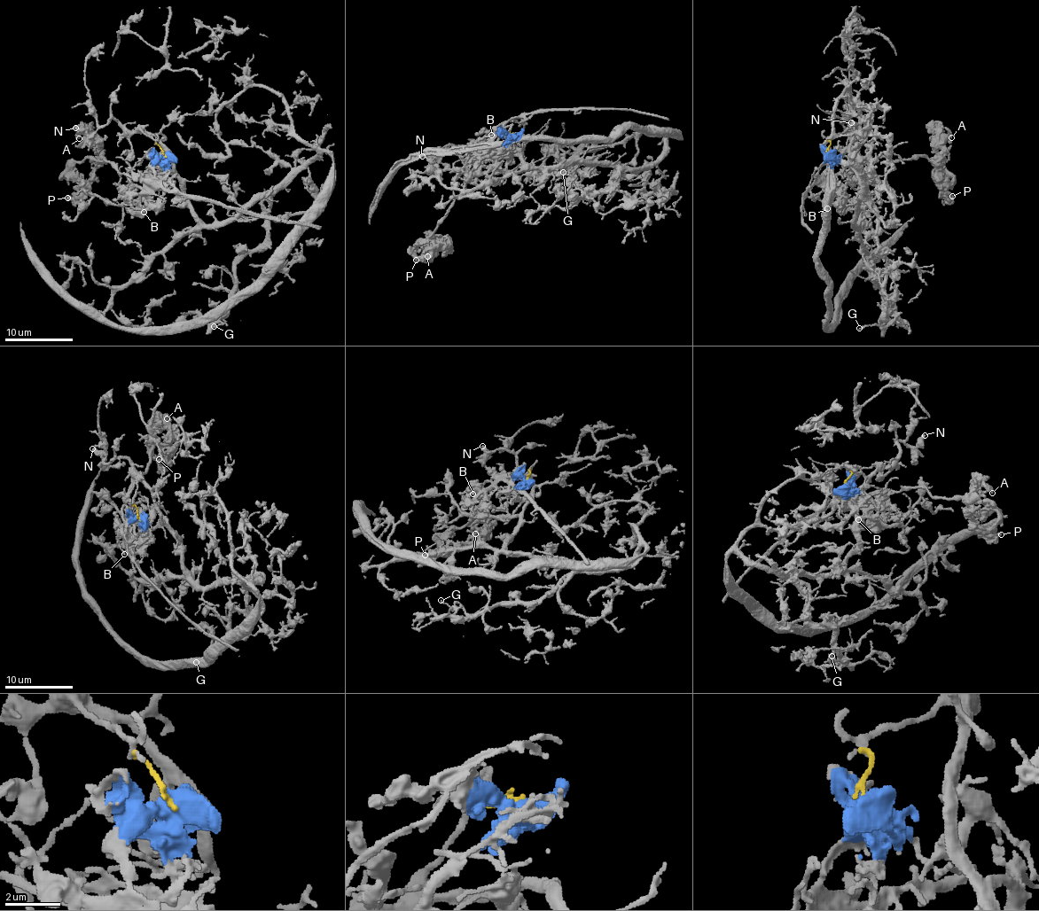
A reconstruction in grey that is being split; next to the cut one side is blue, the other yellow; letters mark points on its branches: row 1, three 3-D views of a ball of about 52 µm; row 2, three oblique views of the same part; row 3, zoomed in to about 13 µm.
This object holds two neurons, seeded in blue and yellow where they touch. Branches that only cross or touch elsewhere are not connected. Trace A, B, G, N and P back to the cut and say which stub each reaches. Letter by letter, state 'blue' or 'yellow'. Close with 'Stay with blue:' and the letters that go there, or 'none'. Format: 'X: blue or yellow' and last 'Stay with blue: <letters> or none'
A: blue
B: blue
G: yellow
N: yellow
P: blue
Stay with blue: A, B, P

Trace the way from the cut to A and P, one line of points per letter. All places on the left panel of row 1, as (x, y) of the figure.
A: (165, 155), (146, 180), (90, 159), (74, 167), (82, 180), (99, 163), (97, 141), (87, 130), (79, 138)
P: (165, 155), (152, 177), (136, 180), (105, 159), (84, 159), (74, 167), (84, 190), (66, 198)

